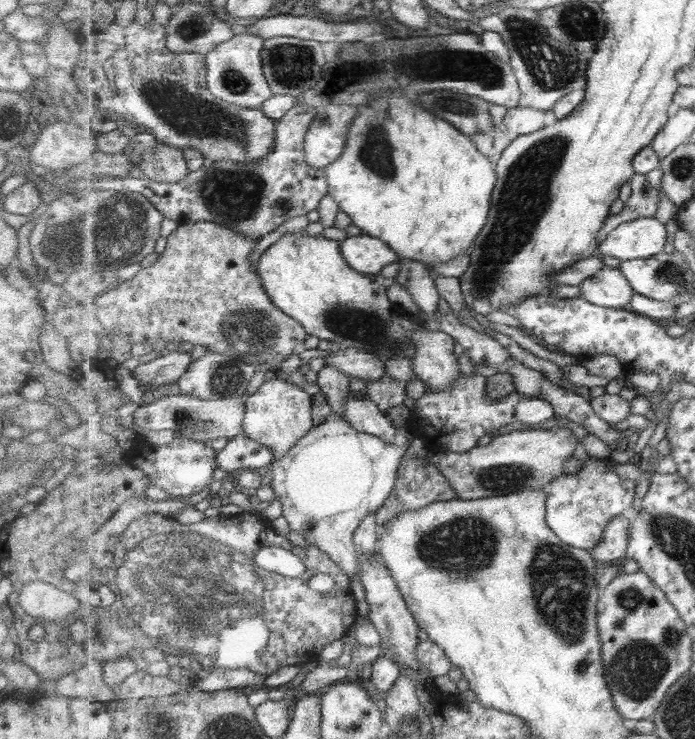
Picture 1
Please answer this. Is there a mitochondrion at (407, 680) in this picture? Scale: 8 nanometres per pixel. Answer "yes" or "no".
no

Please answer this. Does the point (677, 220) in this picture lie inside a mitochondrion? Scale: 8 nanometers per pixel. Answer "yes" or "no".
no

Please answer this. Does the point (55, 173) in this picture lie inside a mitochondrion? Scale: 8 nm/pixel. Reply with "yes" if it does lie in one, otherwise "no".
no

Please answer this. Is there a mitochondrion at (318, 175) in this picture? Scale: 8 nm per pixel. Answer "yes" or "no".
no

